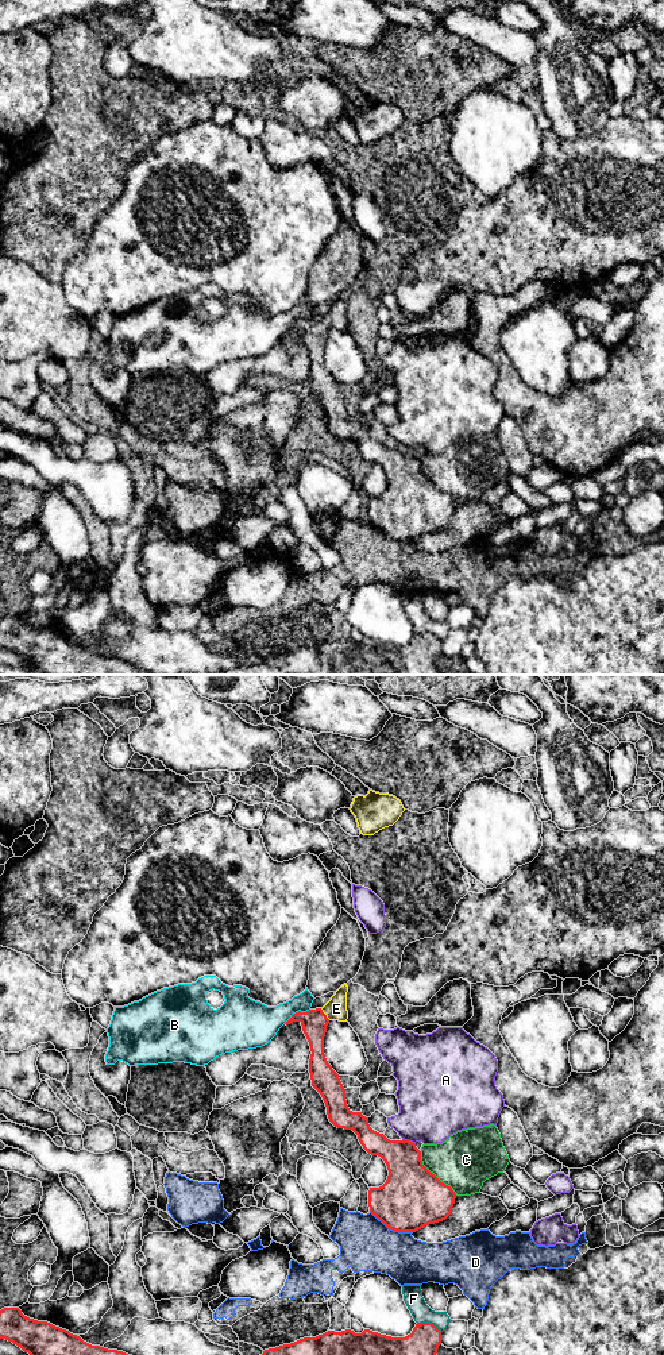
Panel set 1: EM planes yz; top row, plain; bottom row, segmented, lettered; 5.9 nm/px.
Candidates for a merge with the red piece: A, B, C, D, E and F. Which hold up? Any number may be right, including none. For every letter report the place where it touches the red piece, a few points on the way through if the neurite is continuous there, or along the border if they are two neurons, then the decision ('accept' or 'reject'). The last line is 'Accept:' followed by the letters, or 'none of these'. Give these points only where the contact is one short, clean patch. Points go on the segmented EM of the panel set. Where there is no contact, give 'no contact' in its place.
A: contact yz (408, 1141); reject
B: contact yz (296, 1012); reject
C: contact yz (433, 1174); reject
D: contact yz (392, 1228); reject
E: contact yz (324, 1014); way yz (313, 1022), (324, 1014), (336, 1008); accept
F: contact yz (429, 1323); reject
Accept: E

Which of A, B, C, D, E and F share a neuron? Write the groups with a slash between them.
A / B / C / D / E / F

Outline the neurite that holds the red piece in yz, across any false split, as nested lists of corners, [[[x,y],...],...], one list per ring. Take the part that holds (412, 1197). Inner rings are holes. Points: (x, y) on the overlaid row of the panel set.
[[[344,984],[323,1008],[298,1011],[285,1024],[300,1022],[302,1026],[312,1051],[312,1086],[321,1095],[329,1122],[337,1128],[352,1130],[363,1149],[381,1157],[387,1166],[386,1182],[368,1190],[370,1212],[393,1231],[416,1232],[445,1220],[452,1212],[456,1193],[422,1165],[416,1143],[387,1139],[370,1127],[368,1117],[362,1112],[348,1108],[345,1089],[324,1054],[328,1023],[348,1019],[347,992]]]

